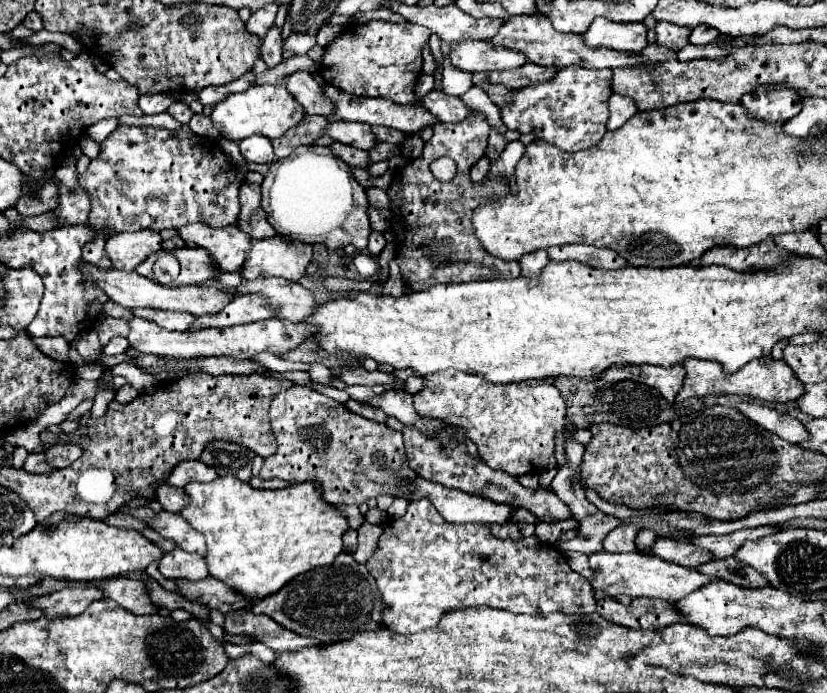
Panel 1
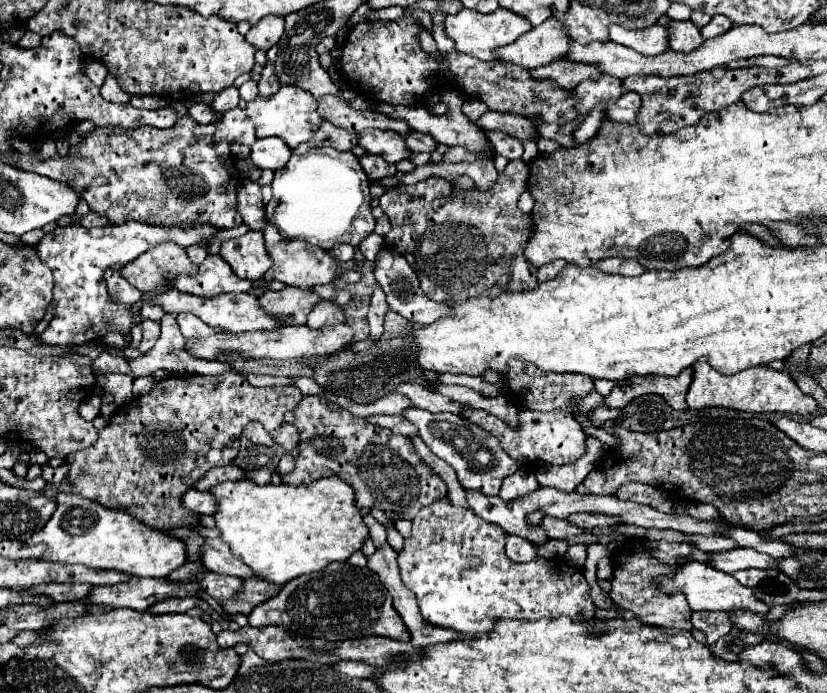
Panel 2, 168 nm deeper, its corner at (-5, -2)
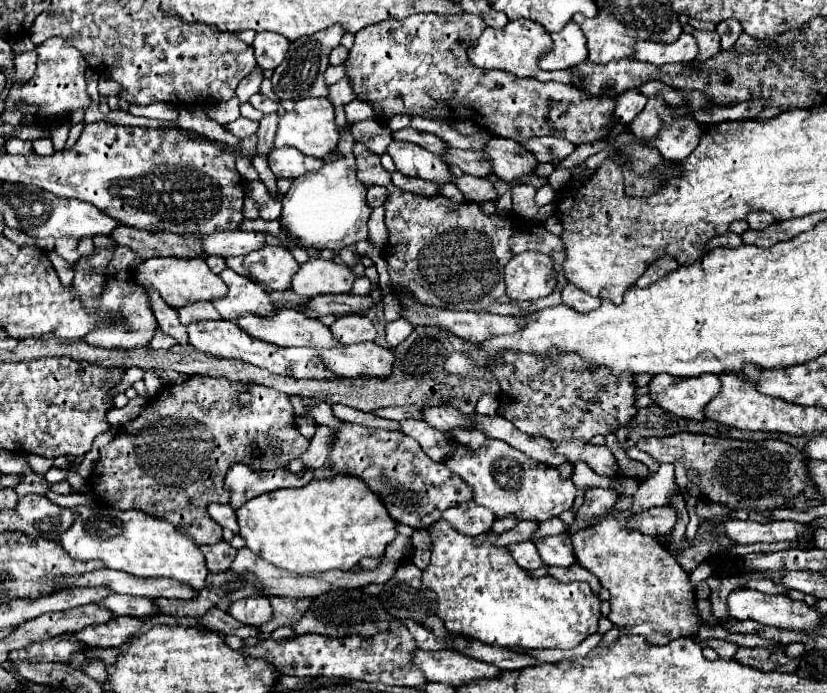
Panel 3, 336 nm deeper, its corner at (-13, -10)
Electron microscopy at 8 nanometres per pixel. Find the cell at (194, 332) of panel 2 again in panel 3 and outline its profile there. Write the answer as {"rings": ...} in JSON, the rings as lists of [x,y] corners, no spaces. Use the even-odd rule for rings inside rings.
{"rings":[[[197,320],[197,322],[191,322],[187,332],[189,332],[189,344],[205,354],[213,354],[219,358],[243,360],[243,362],[255,364],[259,368],[265,368],[273,374],[285,374],[285,376],[293,376],[293,378],[333,378],[333,374],[329,374],[329,370],[317,358],[315,350],[311,350],[311,348],[281,348],[275,344],[267,344],[263,340],[251,338],[247,332],[239,330],[239,326],[235,326],[227,320]]]}

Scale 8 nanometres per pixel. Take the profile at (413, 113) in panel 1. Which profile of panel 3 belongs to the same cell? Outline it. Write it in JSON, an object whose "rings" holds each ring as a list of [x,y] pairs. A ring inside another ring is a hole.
{"rings":[[[491,138],[481,152],[485,154],[485,160],[491,164],[493,174],[505,182],[511,182],[527,172],[533,172],[537,160],[519,146],[515,140],[507,138]]]}

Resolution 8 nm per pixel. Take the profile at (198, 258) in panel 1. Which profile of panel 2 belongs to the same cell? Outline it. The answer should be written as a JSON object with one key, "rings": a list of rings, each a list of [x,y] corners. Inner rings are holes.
{"rings":[[[207,256],[193,276],[177,276],[173,280],[175,288],[195,296],[219,296],[225,292],[249,292],[253,288],[251,280],[239,278],[231,266],[221,256]]]}

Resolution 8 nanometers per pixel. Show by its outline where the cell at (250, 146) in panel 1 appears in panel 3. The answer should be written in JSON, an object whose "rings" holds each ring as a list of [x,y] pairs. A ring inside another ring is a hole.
{"rings":[[[273,148],[269,152],[269,168],[277,178],[299,178],[311,170],[319,170],[323,160],[307,158],[295,148]]]}

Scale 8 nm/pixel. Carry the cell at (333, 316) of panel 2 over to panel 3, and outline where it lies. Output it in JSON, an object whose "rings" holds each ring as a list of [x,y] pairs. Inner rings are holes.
{"rings":[[[347,314],[339,316],[329,326],[333,338],[339,344],[355,344],[355,342],[367,342],[375,338],[375,326],[373,322],[363,314]]]}

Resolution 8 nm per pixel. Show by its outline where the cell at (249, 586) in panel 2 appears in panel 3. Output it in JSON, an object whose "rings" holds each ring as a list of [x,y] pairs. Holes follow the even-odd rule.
{"rings":[[[271,596],[269,602],[271,602],[271,608],[273,608],[271,622],[265,622],[265,624],[257,626],[257,630],[265,632],[265,634],[271,634],[279,626],[291,626],[291,622],[297,622],[303,616],[303,610],[307,610],[307,606],[311,604],[311,598]]]}

